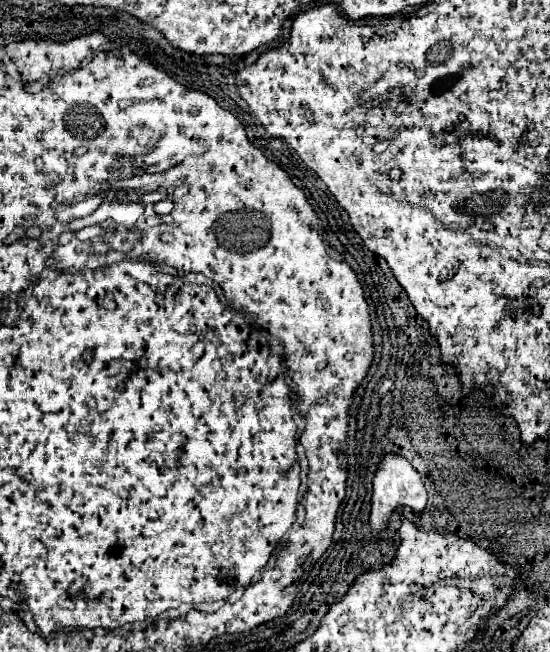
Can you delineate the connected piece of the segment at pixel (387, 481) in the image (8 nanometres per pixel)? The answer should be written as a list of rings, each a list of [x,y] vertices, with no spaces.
[[[386,454],[376,478],[374,478],[374,494],[372,494],[372,512],[370,512],[370,528],[372,534],[376,538],[380,538],[380,532],[388,526],[392,514],[396,512],[396,508],[406,506],[410,508],[416,516],[422,516],[422,510],[426,508],[426,488],[420,480],[420,474],[412,468],[412,464],[402,458],[402,456],[394,456],[394,454]]]

